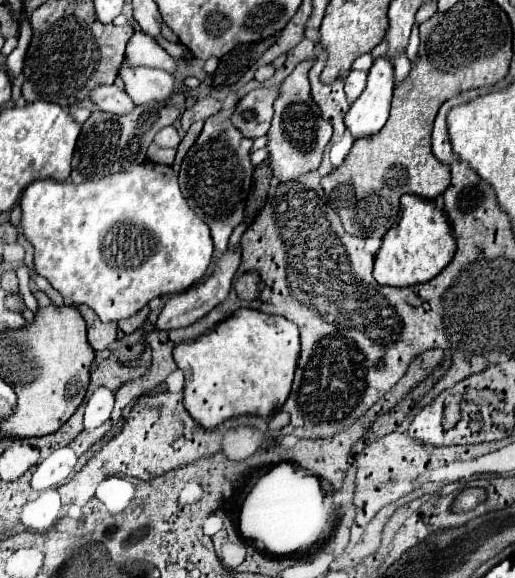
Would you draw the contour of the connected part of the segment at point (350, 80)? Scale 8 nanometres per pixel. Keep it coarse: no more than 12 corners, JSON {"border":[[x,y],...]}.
{"border":[[349,71],[345,93],[351,103],[363,93],[367,73]]}

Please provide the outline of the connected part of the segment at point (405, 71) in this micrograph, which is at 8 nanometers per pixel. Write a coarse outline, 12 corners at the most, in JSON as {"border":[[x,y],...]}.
{"border":[[407,55],[395,59],[395,85],[405,81],[411,71]]}

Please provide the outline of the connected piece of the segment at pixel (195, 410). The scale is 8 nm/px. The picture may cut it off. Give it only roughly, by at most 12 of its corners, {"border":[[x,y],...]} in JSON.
{"border":[[235,311],[173,349],[209,429],[289,397],[299,329]]}

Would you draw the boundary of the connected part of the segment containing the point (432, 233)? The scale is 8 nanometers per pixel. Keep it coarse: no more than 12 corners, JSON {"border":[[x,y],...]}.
{"border":[[401,197],[375,255],[379,285],[411,287],[449,265],[455,239],[433,201]]}

